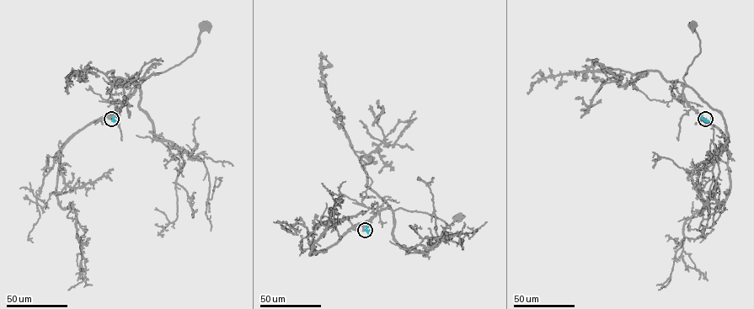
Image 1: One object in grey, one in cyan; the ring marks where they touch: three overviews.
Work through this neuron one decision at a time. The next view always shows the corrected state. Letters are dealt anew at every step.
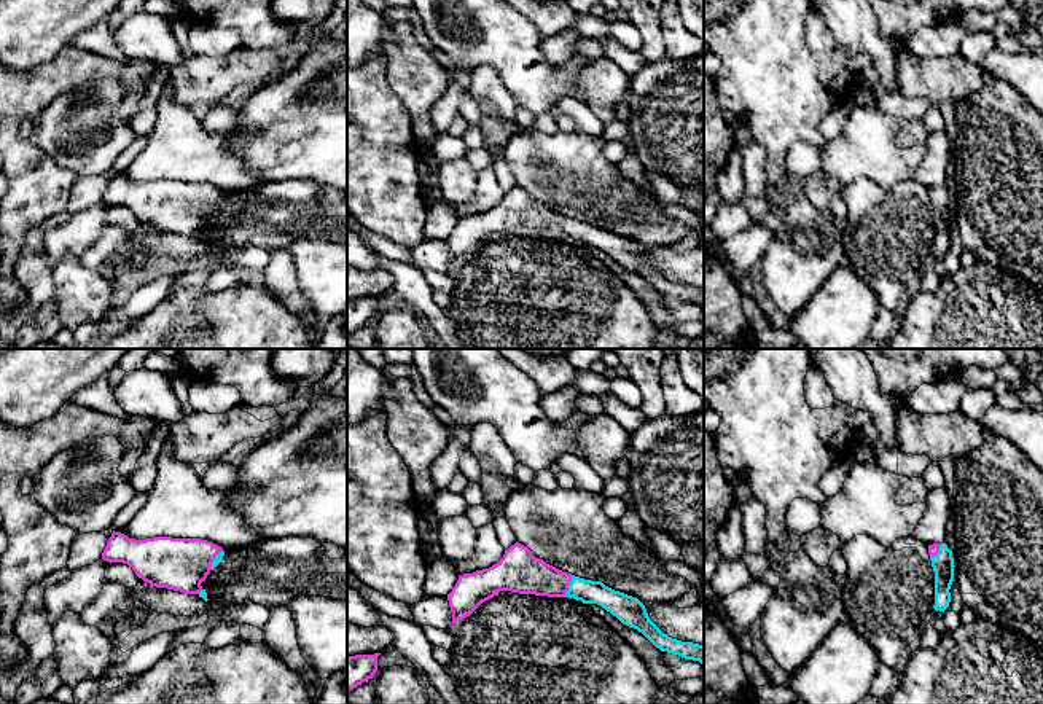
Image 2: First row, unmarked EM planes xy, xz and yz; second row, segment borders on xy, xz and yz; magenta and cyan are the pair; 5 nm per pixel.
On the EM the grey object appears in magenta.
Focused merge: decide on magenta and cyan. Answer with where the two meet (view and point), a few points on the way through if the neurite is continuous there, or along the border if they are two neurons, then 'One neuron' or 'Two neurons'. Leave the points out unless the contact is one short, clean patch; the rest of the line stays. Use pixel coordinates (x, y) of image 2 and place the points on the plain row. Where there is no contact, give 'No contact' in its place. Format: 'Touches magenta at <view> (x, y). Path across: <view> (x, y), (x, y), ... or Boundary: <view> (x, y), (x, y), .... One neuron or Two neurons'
Touches magenta at xz (567, 230). Path across: xz (521, 215), (567, 230), (588, 234). One neuron

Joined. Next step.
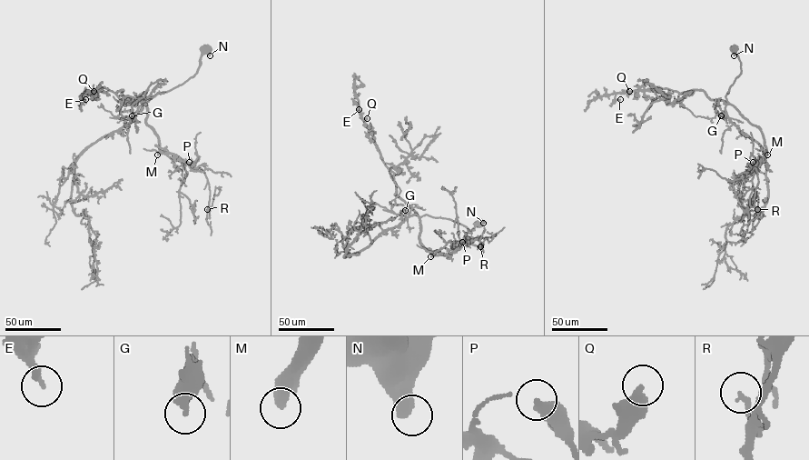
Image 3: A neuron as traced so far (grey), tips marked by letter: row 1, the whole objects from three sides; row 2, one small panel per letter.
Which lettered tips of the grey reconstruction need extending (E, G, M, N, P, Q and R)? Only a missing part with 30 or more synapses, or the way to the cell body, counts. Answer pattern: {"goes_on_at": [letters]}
{"goes_on_at": ["M"]}

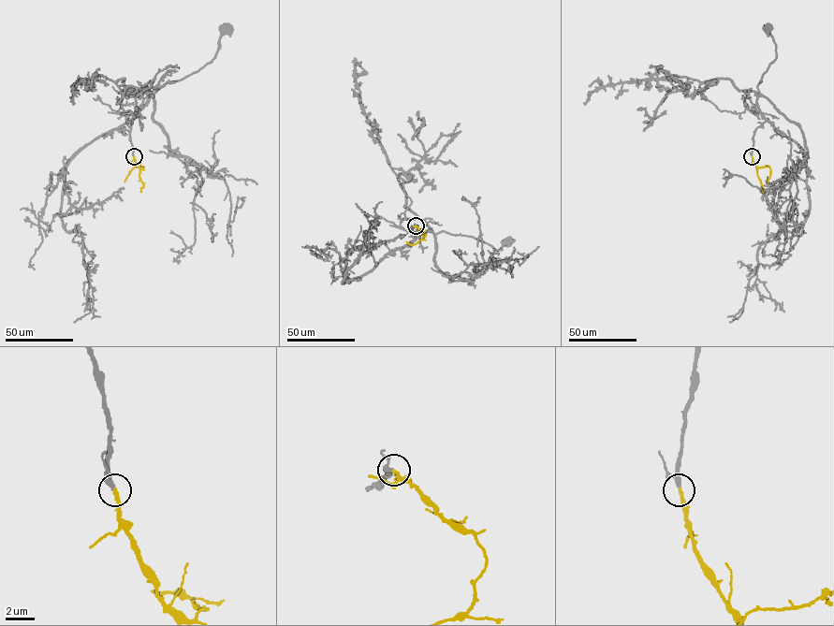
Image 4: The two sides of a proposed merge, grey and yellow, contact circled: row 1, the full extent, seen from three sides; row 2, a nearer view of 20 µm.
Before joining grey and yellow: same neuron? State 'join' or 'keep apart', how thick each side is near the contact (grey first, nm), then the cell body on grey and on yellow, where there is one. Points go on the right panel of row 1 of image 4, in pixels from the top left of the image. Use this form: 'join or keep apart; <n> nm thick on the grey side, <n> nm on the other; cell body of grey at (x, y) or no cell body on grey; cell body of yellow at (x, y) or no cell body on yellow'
join; 300 nm thick on the grey side, 280 nm on the other; cell body of grey at (768, 29); no cell body on yellow

